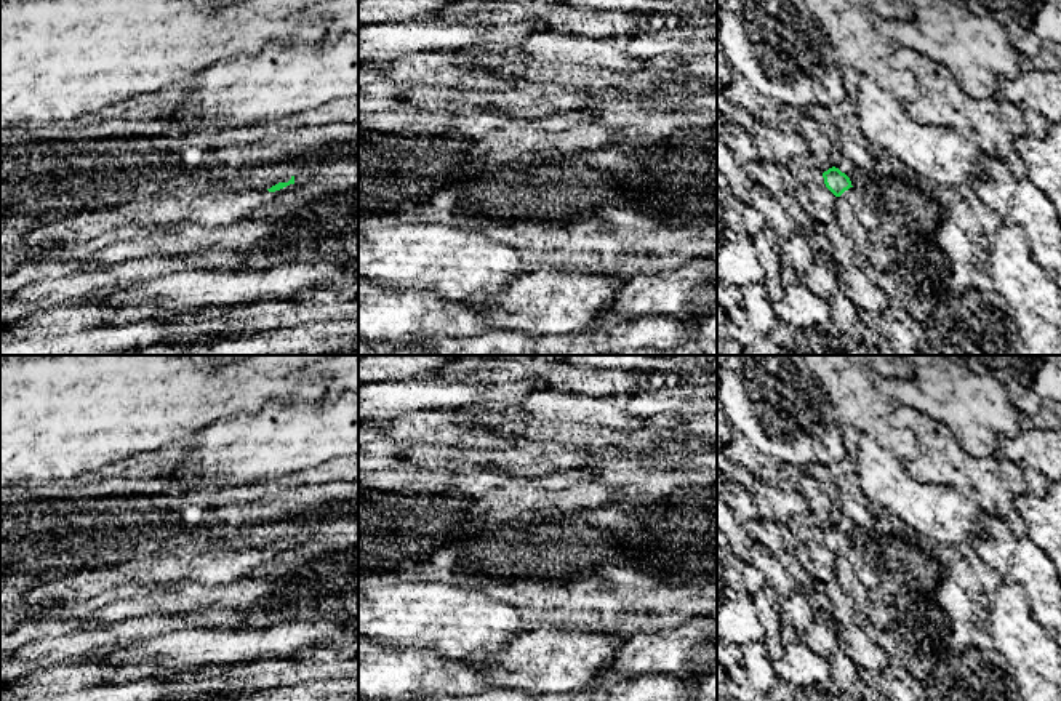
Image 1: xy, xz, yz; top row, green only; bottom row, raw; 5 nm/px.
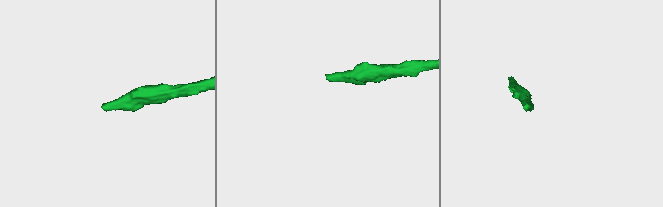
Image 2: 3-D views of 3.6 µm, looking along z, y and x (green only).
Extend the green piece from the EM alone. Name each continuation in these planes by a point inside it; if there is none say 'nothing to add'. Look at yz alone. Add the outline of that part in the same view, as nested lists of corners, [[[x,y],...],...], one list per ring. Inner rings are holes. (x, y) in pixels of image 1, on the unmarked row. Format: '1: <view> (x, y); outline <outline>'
1: yz (866, 573); outline [[[853,546],[845,549],[840,557],[845,557],[851,567],[861,584],[872,589],[874,583],[879,583],[877,568],[871,565]]]

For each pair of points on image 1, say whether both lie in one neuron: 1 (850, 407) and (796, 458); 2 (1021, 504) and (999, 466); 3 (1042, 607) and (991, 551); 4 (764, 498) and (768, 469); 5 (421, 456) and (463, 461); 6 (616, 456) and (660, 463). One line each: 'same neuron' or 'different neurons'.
1: different neurons
2: different neurons
3: same neuron
4: different neurons
5: same neuron
6: same neuron

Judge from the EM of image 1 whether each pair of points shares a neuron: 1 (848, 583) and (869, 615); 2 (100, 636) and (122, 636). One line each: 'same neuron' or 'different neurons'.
1: same neuron
2: same neuron

